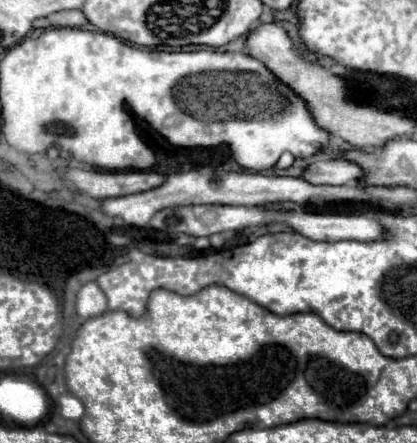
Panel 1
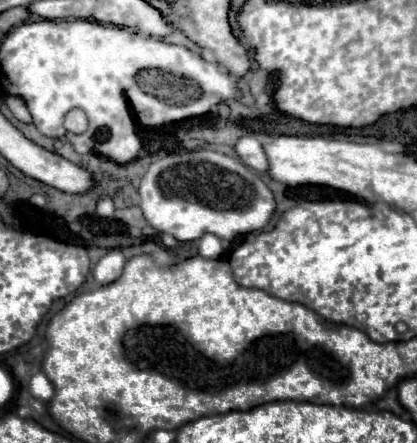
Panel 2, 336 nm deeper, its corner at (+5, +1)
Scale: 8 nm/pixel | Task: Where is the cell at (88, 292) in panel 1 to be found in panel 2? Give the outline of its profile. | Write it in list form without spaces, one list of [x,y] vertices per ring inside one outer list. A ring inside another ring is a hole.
[[[110,250],[106,256],[102,256],[94,268],[94,278],[98,284],[110,284],[114,280],[118,280],[118,276],[122,274],[122,268],[126,264],[126,258],[122,254],[122,250]]]

